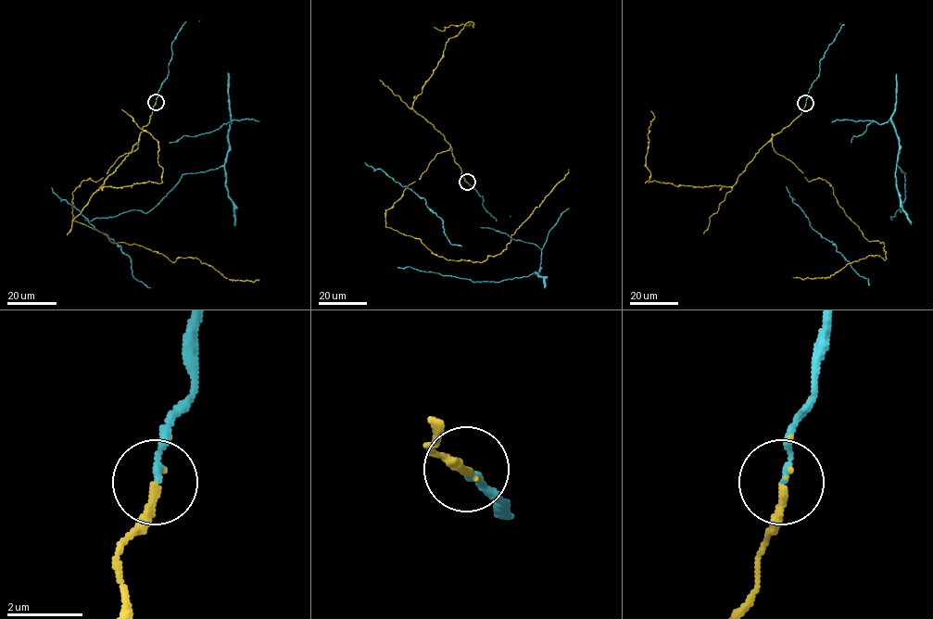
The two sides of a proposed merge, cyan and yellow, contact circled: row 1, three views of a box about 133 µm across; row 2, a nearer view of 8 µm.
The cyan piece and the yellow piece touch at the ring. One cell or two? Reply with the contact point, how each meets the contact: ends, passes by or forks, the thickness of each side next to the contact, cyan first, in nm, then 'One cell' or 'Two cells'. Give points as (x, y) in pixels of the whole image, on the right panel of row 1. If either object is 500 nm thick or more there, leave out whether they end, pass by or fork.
Place: (805, 103). At the ring cyan ends. At the ring yellow ends. Thickness 160 nm (cyan) against 200 nm. One cell

